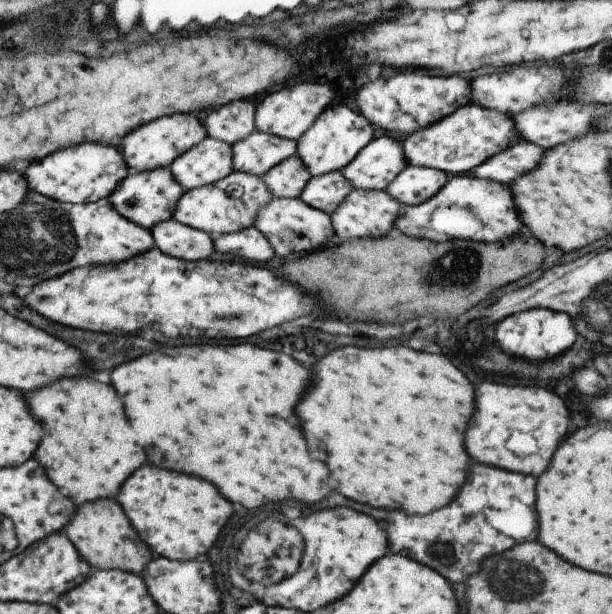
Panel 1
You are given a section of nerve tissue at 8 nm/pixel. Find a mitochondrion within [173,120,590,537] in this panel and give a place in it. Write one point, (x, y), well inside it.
(457, 269)

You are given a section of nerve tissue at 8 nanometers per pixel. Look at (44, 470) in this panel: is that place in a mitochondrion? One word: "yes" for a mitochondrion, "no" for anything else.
no

